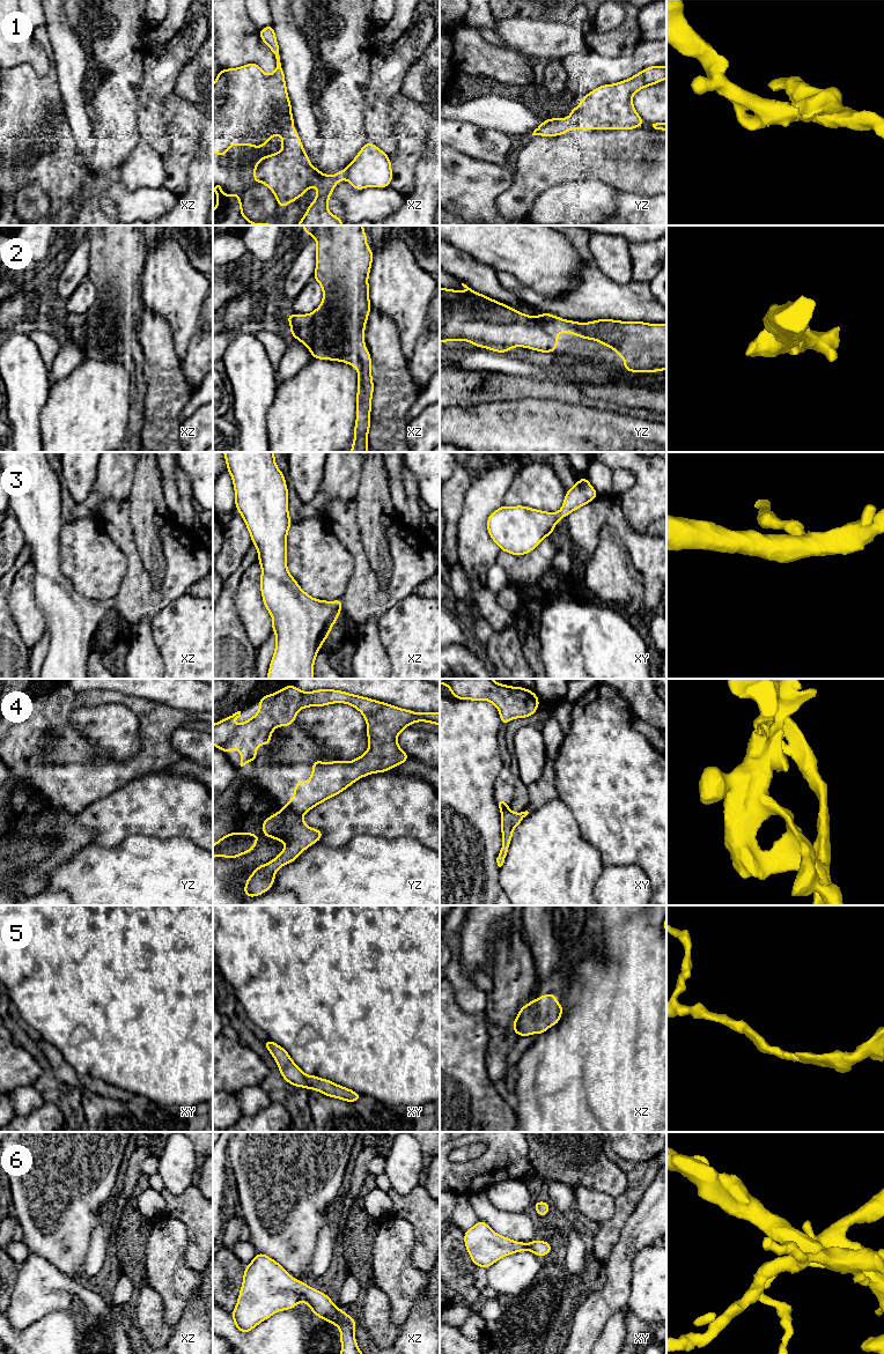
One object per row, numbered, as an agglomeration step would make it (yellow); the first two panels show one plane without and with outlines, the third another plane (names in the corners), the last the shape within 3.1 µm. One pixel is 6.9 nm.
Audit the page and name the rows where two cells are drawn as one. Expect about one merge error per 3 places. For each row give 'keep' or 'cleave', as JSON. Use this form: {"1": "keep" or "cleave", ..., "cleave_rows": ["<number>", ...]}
{"1": "keep", "2": "keep", "3": "keep", "4": "cleave", "5": "keep", "6": "keep", "cleave_rows": ["4"]}

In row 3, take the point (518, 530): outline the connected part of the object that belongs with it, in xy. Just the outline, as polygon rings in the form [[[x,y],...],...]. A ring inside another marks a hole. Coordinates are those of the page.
[[[581,476],[574,487],[567,489],[560,511],[545,512],[523,505],[502,505],[488,516],[487,531],[502,552],[517,556],[525,555],[544,538],[553,535],[554,526],[560,519],[597,496],[590,482]]]

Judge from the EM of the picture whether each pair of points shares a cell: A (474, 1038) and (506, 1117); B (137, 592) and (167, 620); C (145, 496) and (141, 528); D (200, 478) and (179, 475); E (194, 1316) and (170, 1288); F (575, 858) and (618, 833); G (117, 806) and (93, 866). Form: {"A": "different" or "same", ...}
{"A": "same", "B": "different", "C": "same", "D": "different", "E": "different", "F": "different", "G": "different"}

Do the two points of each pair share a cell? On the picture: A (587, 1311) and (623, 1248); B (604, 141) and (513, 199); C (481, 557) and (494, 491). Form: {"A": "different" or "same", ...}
{"A": "same", "B": "same", "C": "same"}

